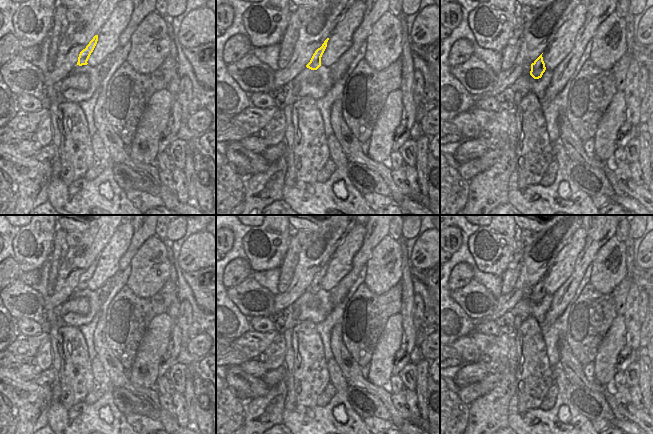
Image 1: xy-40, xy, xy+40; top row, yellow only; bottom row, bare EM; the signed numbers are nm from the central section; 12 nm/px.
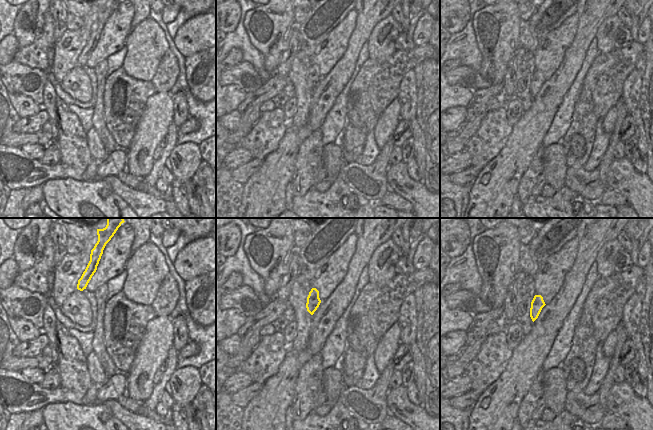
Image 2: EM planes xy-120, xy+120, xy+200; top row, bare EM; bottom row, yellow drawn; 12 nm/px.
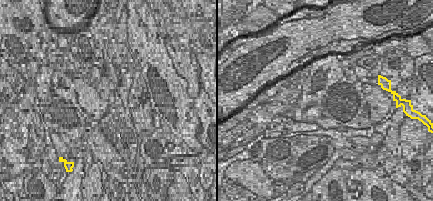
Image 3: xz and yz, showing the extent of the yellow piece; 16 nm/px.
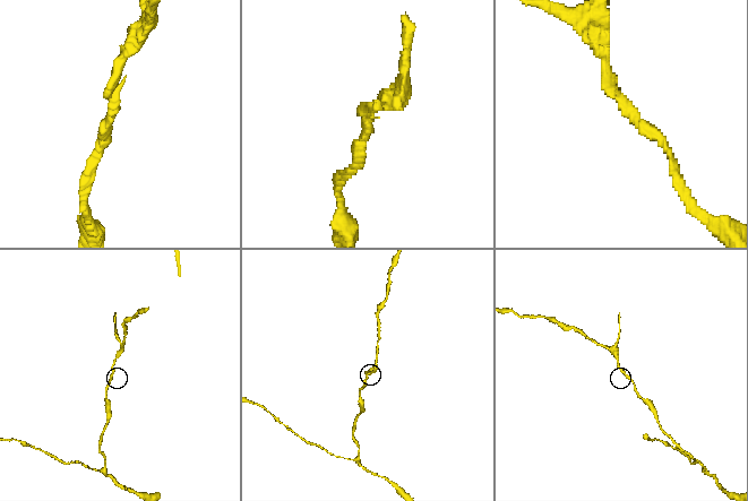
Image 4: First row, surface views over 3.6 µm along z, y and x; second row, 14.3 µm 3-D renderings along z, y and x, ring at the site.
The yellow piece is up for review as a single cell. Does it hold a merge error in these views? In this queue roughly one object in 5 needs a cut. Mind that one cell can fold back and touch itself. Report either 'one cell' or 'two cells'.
one cell

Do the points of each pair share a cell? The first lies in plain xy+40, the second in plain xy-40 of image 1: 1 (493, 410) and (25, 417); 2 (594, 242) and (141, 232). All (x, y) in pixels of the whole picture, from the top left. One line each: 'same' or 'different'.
1: same
2: same

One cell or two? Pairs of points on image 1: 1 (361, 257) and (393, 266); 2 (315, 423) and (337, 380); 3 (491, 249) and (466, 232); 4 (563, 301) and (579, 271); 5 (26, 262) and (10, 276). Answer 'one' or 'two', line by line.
1: two
2: one
3: two
4: one
5: two

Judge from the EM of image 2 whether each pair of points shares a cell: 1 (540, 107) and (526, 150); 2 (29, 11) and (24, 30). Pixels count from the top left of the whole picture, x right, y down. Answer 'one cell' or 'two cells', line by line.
1: one cell
2: one cell

